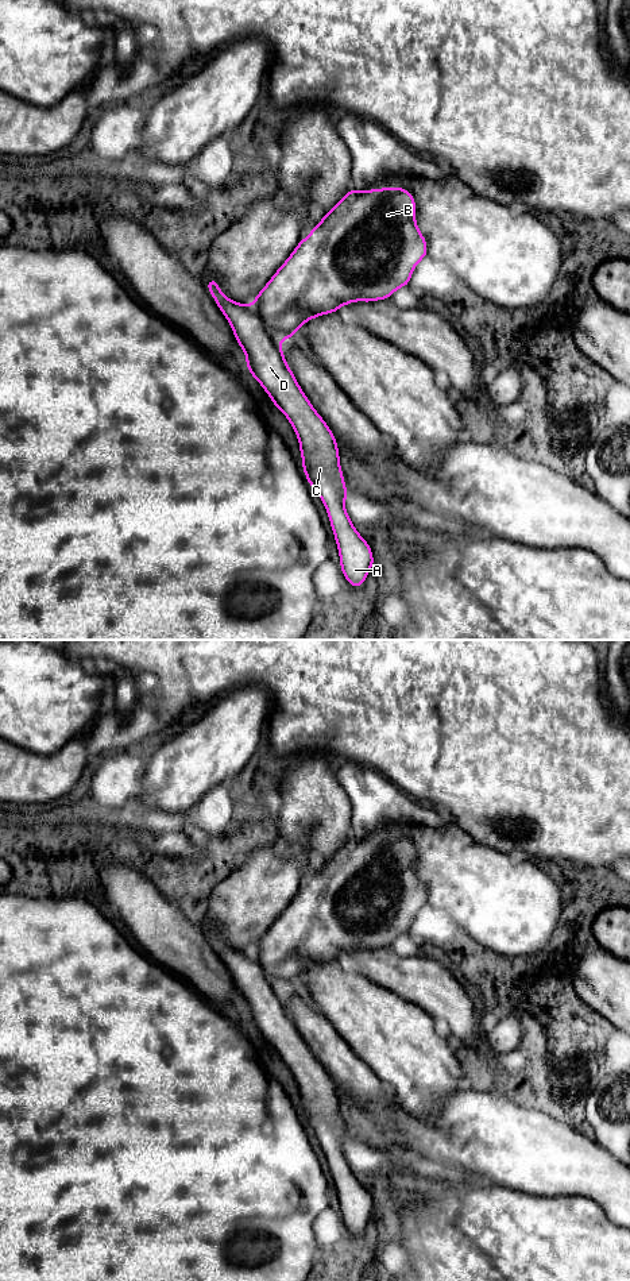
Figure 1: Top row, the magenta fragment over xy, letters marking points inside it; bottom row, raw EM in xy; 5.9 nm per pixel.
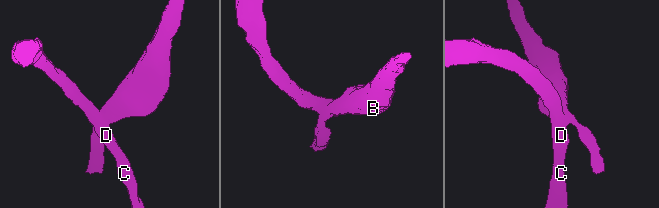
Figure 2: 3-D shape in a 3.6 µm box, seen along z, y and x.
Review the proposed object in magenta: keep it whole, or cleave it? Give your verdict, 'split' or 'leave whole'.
split

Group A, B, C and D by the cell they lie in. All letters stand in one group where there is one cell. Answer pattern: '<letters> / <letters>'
A C D / B

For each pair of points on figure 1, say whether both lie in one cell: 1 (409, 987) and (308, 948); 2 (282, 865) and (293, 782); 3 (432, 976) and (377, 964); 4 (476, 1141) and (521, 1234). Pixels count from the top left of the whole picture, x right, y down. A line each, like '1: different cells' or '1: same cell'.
1: different cells
2: different cells
3: same cell
4: different cells

